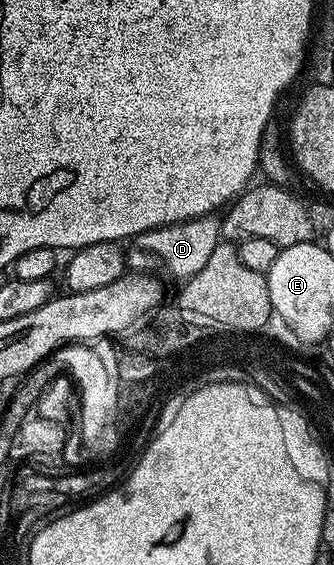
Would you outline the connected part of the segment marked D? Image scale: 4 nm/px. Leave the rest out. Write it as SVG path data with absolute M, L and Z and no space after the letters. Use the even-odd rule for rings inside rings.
M216 216L191 218L189 222L175 222L169 226L159 226L156 230L147 230L131 239L130 246L136 253L136 259L131 259L130 266L136 272L161 272L165 270L179 280L187 280L206 264L210 252L222 240L221 219Z

